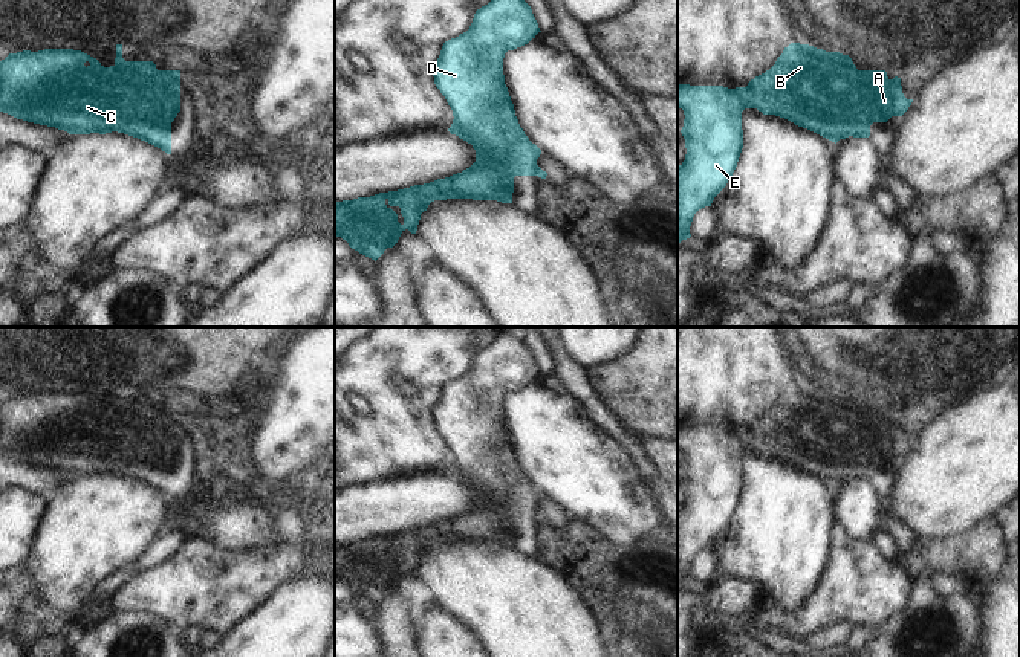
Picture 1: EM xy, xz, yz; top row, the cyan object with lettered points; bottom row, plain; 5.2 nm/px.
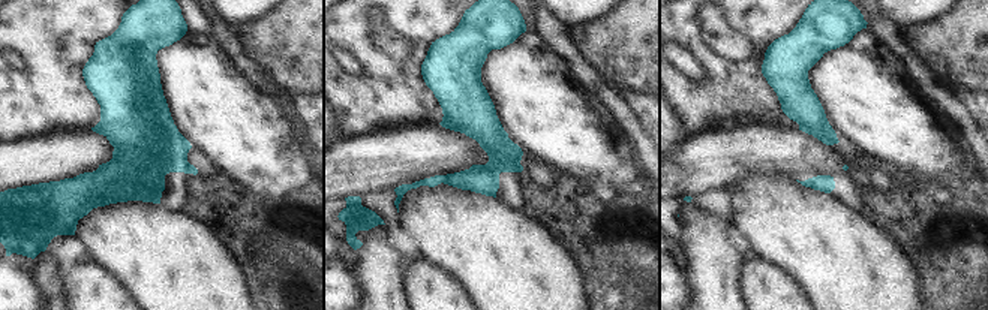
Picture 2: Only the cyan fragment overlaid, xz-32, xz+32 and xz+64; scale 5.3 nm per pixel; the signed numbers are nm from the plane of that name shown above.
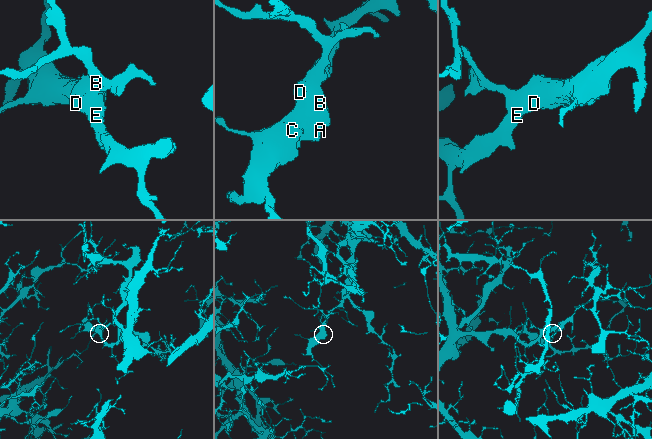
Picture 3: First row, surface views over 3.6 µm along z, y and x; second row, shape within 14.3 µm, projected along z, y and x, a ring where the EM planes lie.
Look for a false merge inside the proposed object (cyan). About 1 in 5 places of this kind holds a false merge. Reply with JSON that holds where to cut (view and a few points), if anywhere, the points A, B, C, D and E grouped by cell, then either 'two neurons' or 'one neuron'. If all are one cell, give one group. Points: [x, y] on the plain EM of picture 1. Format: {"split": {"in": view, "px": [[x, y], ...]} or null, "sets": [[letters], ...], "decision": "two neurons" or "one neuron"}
{"split": null, "sets": [["A", "B", "C", "D", "E"]], "decision": "one neuron"}

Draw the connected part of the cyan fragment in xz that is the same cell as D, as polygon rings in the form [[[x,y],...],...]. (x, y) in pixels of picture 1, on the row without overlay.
[[[503,327],[488,347],[476,353],[466,374],[443,385],[431,413],[434,426],[453,452],[454,461],[448,474],[473,487],[476,504],[462,515],[430,526],[335,544],[335,579],[341,579],[352,591],[376,604],[387,590],[398,585],[405,571],[416,576],[421,556],[434,542],[512,545],[515,518],[546,521],[547,515],[537,507],[541,492],[520,469],[503,417],[505,396],[528,387],[538,374],[541,373],[531,348],[518,333]]]

